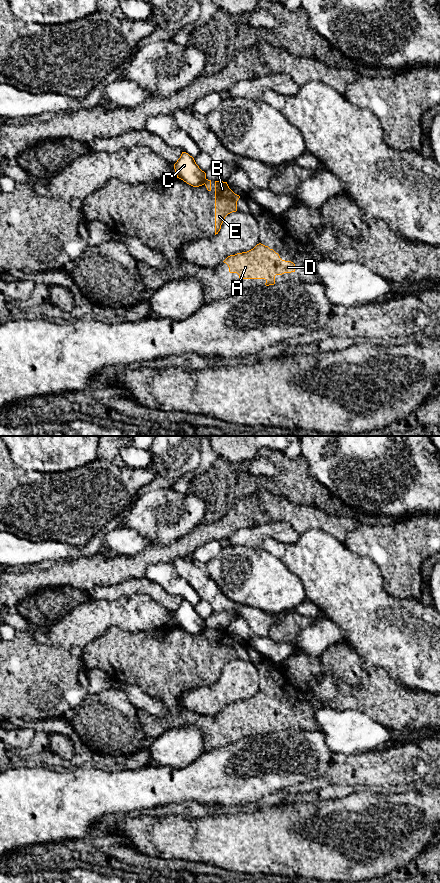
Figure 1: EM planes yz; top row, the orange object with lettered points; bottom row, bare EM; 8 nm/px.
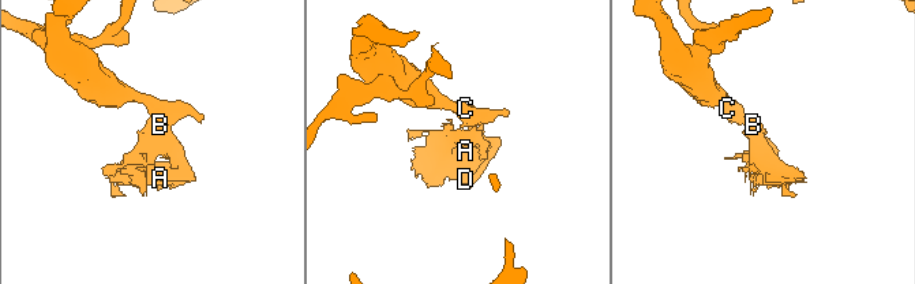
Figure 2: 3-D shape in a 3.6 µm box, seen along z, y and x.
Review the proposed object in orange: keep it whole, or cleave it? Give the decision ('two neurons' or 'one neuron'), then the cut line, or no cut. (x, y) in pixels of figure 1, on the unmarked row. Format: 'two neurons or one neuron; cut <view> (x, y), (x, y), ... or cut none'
two neurons; cut yz (207, 627), (204, 631)

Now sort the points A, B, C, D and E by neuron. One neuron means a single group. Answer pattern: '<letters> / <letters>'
A B D E / C

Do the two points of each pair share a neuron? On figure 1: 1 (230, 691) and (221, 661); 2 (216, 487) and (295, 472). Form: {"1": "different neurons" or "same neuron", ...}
{"1": "different neurons", "2": "same neuron"}

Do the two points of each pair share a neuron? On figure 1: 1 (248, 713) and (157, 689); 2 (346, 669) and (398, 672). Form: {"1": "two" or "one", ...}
{"1": "one", "2": "two"}

